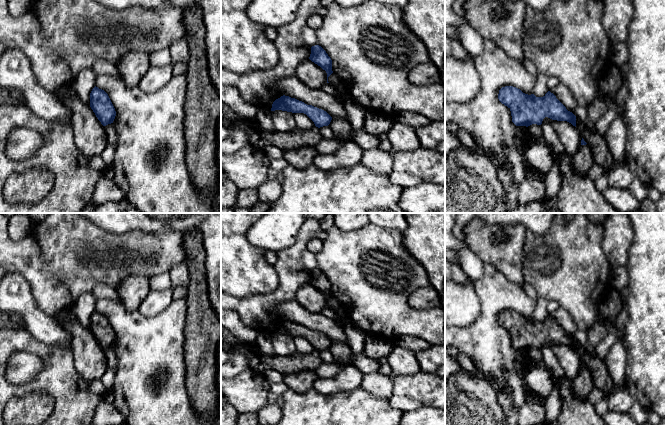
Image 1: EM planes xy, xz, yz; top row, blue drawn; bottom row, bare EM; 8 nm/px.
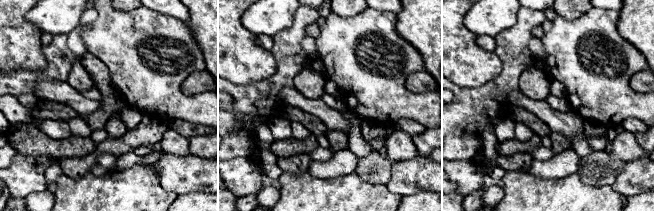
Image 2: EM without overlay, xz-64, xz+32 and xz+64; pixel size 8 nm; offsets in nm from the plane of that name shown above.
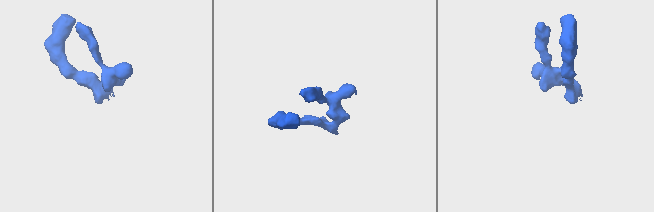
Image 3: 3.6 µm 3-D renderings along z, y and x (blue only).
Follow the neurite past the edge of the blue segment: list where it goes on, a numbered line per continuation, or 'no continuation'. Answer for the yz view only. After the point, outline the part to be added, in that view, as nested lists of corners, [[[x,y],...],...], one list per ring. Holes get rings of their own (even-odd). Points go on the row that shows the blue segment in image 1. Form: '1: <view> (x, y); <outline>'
1: yz (582, 160); [[[587,144],[581,145],[578,151],[572,155],[571,163],[579,175],[587,175],[594,163],[590,147]]]

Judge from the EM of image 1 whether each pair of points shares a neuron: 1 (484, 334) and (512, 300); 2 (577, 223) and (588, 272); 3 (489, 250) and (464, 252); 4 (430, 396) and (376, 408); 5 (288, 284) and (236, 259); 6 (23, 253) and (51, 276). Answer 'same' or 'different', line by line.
1: same
2: same
3: different
4: different
5: different
6: same

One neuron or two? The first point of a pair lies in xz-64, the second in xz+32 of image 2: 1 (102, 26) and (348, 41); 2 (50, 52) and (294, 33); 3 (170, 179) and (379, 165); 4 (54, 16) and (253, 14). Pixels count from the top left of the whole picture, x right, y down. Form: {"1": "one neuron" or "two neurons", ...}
{"1": "one neuron", "2": "one neuron", "3": "two neurons", "4": "one neuron"}

